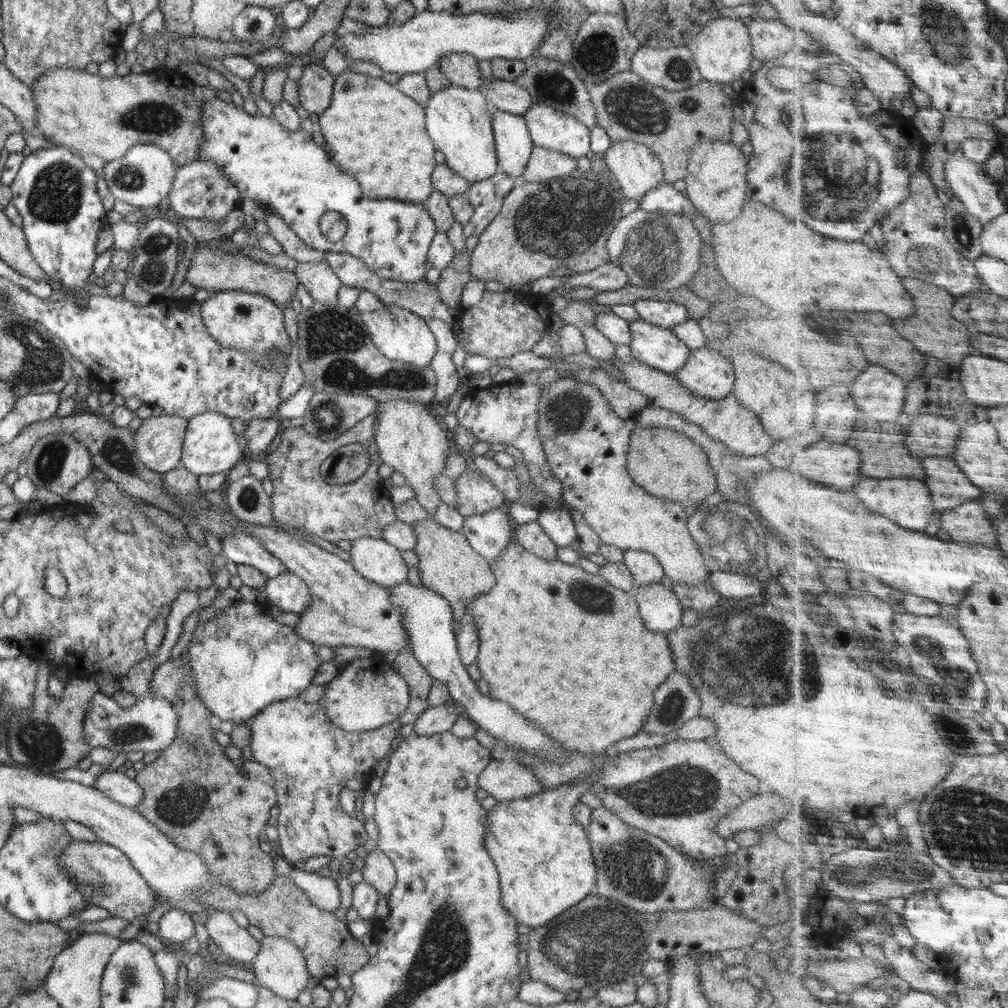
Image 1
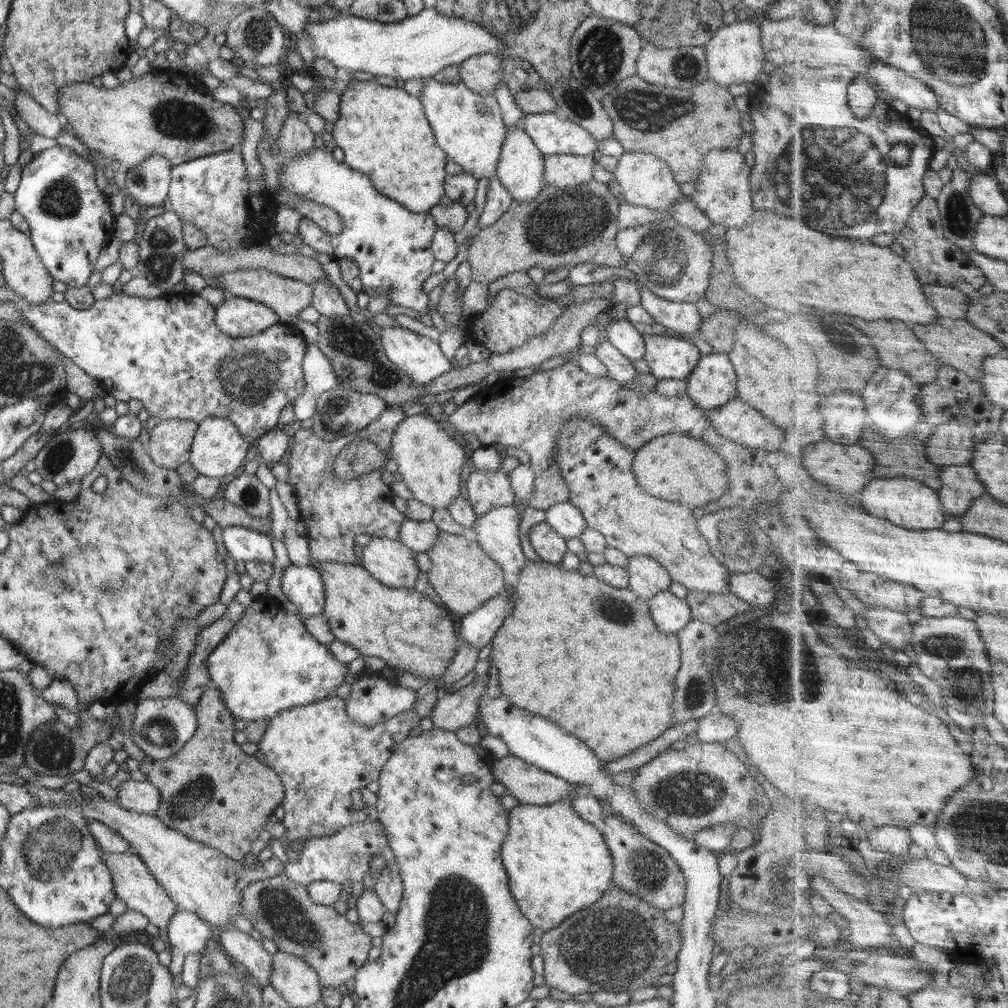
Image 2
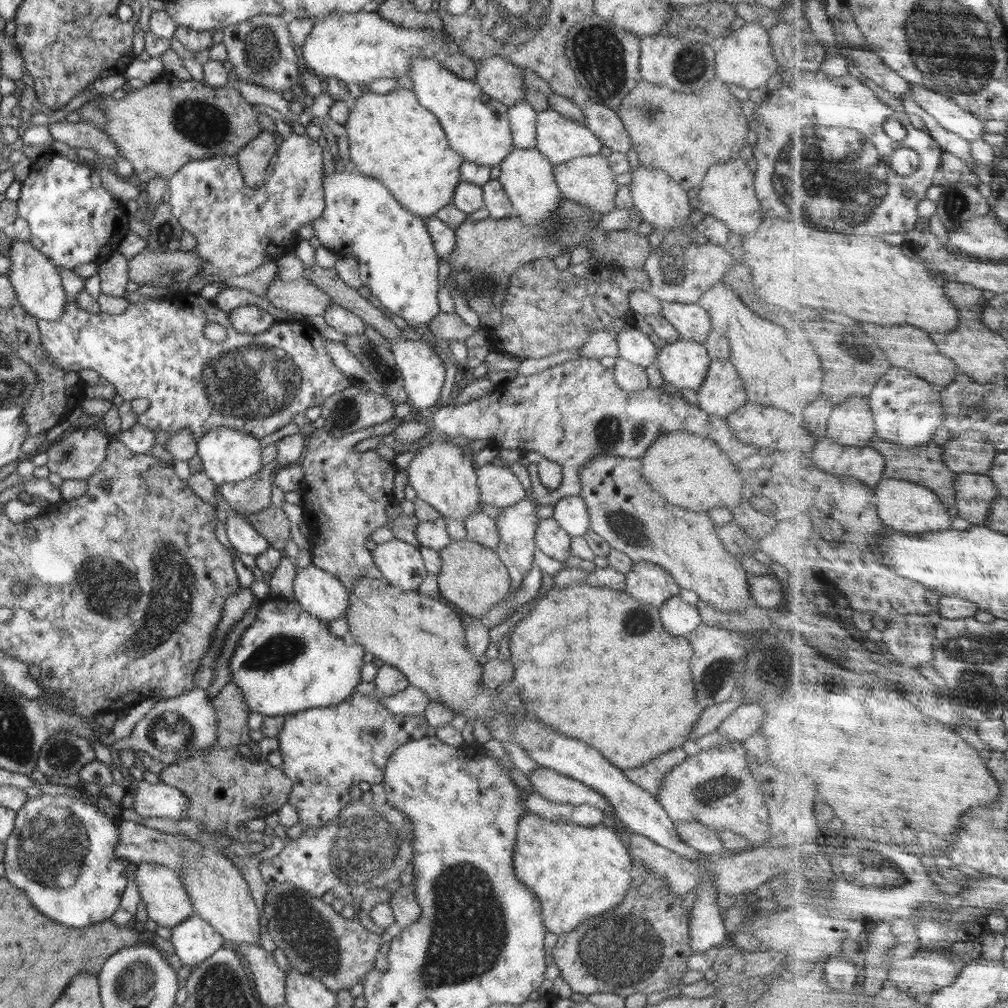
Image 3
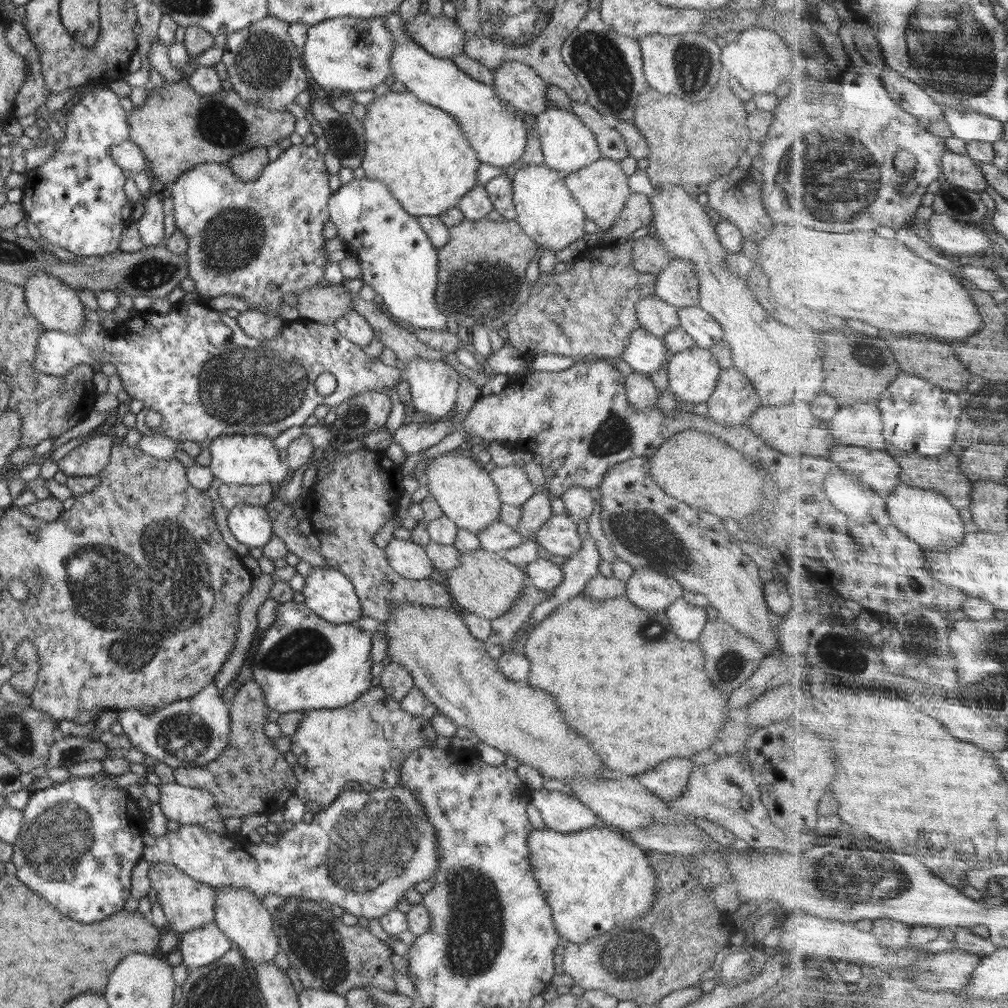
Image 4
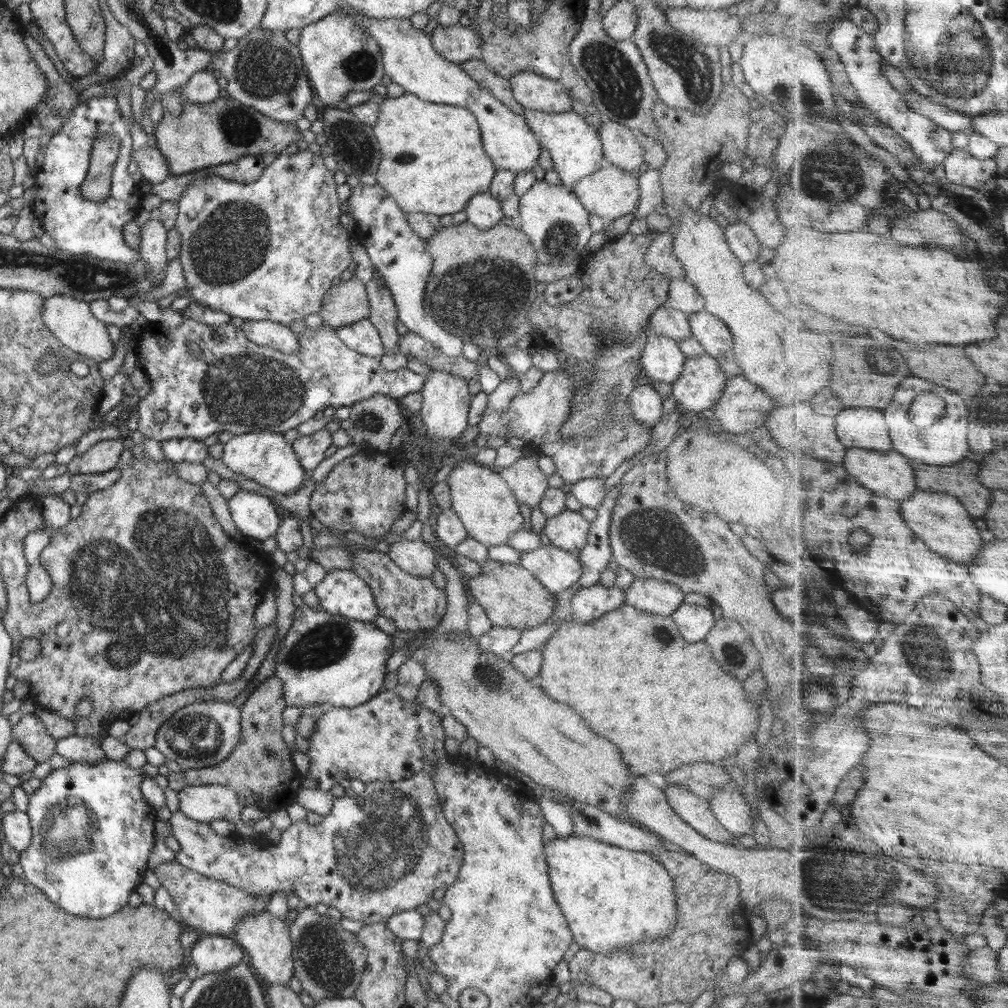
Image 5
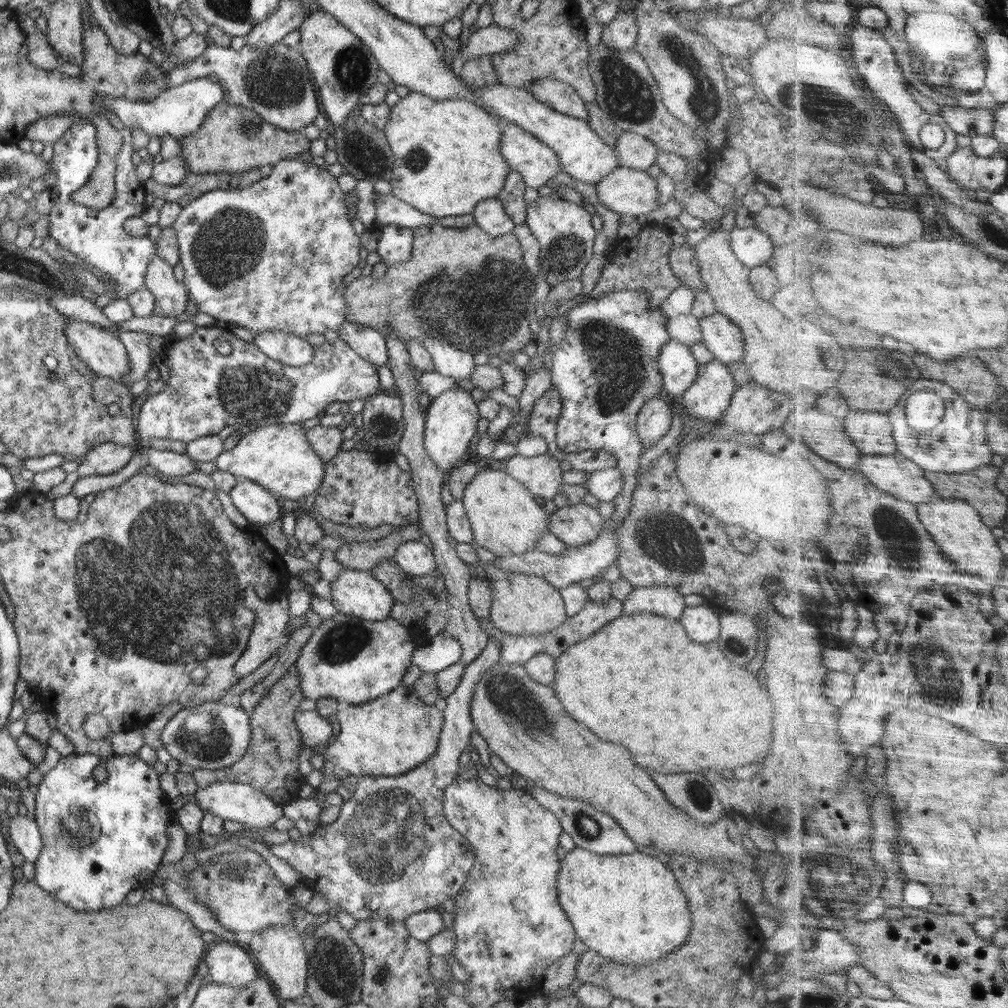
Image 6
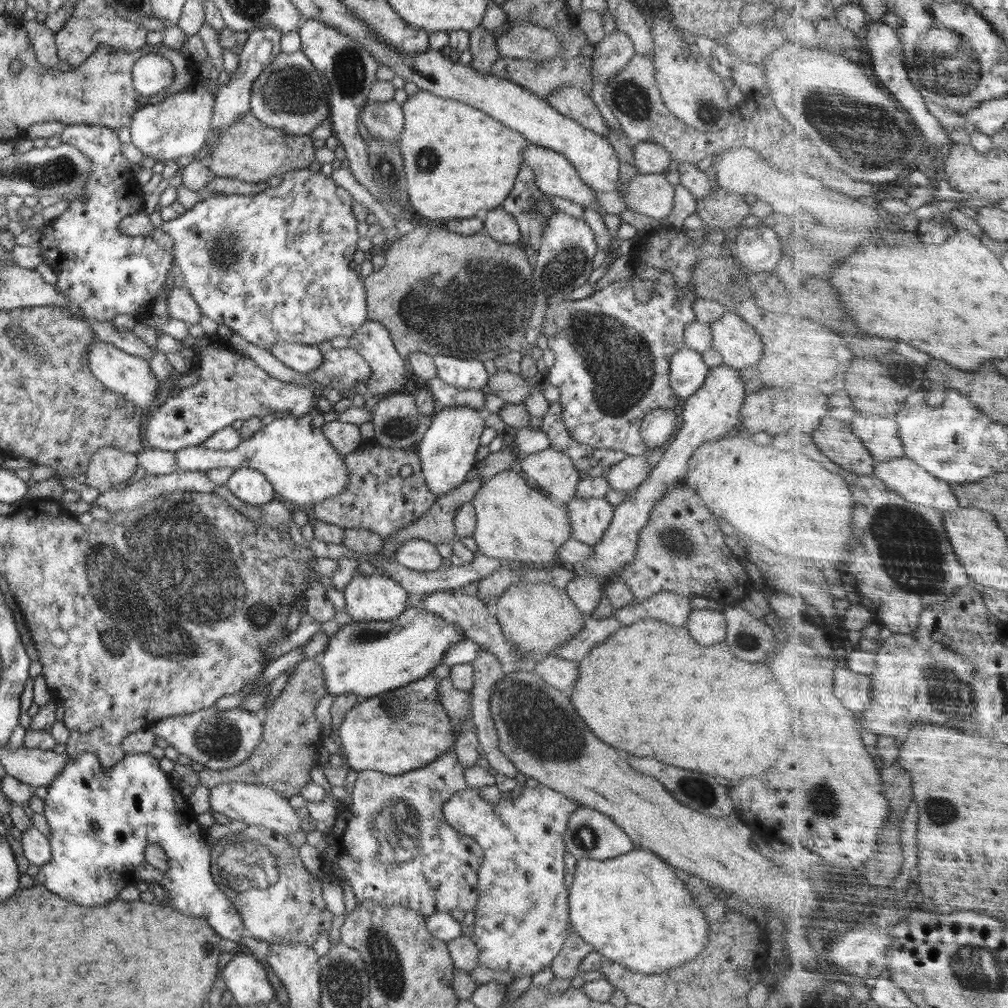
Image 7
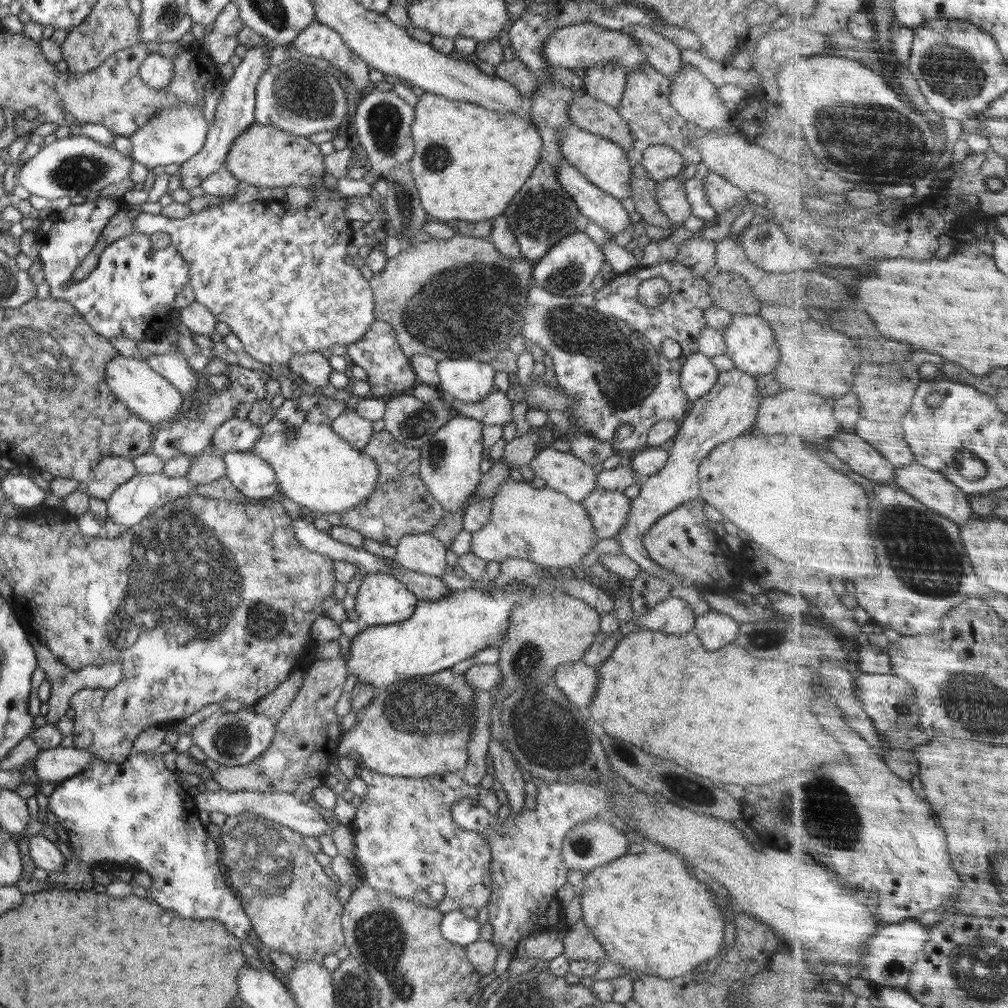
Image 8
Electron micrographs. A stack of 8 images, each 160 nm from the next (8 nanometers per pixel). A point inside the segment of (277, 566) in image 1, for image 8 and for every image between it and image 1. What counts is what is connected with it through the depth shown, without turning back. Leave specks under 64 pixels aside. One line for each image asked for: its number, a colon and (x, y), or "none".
2: (243, 544)
3: (244, 538)
4: (251, 525)
5: (254, 514)
6: (260, 507)
7: (247, 484)
8: (253, 477)

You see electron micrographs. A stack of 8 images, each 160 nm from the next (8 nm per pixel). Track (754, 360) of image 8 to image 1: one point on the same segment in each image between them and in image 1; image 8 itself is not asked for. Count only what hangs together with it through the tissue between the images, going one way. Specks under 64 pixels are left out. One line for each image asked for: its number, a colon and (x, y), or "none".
1: (664, 314)
2: (683, 317)
3: (693, 323)
4: (703, 327)
5: (711, 332)
6: (722, 337)
7: (740, 345)

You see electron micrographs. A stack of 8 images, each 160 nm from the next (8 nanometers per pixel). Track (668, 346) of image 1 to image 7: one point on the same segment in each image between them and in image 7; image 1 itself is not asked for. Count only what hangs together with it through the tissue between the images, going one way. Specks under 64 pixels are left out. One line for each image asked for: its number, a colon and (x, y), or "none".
2: (669, 358)
3: (684, 363)
4: (693, 374)
5: (702, 382)
6: (708, 397)
7: (714, 409)

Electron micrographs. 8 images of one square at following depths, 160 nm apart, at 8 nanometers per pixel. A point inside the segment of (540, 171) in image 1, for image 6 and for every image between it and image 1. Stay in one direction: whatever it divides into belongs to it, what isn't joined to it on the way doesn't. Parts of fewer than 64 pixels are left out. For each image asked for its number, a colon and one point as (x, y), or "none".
2: (563, 171)
3: (589, 180)
4: (601, 189)
5: (610, 192)
6: (632, 193)

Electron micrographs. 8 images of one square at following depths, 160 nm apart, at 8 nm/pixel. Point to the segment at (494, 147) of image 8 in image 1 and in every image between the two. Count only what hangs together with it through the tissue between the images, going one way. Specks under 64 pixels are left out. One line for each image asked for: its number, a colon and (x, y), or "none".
1: (374, 132)
2: (383, 131)
3: (392, 137)
4: (418, 151)
5: (433, 160)
6: (447, 157)
7: (458, 161)

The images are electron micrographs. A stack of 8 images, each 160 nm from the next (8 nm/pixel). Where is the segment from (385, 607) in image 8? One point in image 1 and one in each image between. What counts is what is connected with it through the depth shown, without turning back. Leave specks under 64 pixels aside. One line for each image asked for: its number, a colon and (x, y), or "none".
1: (290, 594)
2: (302, 585)
3: (322, 595)
4: (330, 594)
5: (342, 592)
6: (355, 593)
7: (376, 597)

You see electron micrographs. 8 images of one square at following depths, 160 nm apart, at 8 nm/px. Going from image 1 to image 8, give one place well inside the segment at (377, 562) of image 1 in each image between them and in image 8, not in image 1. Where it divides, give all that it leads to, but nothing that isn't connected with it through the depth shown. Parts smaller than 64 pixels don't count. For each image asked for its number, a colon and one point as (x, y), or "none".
2: (391, 562)
3: (401, 564)
4: (408, 559)
5: (417, 557)
6: (414, 558)
7: (418, 555)
8: (423, 553)

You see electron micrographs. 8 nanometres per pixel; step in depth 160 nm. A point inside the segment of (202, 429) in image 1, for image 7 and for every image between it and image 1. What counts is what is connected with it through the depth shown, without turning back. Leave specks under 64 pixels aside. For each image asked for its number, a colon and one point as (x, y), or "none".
2: (218, 449)
3: (228, 455)
4: (235, 459)
5: (266, 459)
6: (278, 457)
7: (291, 452)

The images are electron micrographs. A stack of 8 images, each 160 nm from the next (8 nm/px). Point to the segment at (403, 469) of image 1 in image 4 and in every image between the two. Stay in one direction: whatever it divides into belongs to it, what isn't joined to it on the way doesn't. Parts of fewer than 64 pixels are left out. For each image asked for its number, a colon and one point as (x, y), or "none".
2: (430, 461)
3: (443, 475)
4: (464, 490)

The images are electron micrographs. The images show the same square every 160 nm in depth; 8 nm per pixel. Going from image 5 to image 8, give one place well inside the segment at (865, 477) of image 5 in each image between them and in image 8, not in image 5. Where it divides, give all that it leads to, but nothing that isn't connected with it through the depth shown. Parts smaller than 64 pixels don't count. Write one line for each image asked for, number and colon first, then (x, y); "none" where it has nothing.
6: (899, 475)
7: (910, 479)
8: (935, 489)

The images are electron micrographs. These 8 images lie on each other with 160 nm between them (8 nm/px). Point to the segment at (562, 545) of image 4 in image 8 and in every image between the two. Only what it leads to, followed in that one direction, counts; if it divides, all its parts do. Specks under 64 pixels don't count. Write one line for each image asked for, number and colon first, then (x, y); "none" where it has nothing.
5: (567, 530)
6: (579, 524)
7: (590, 516)
8: (608, 509)

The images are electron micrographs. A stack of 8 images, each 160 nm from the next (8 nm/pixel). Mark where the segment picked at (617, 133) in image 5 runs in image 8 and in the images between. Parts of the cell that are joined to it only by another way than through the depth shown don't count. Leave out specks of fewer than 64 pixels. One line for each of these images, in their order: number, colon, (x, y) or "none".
6: (632, 151)
7: (650, 158)
8: (661, 162)

